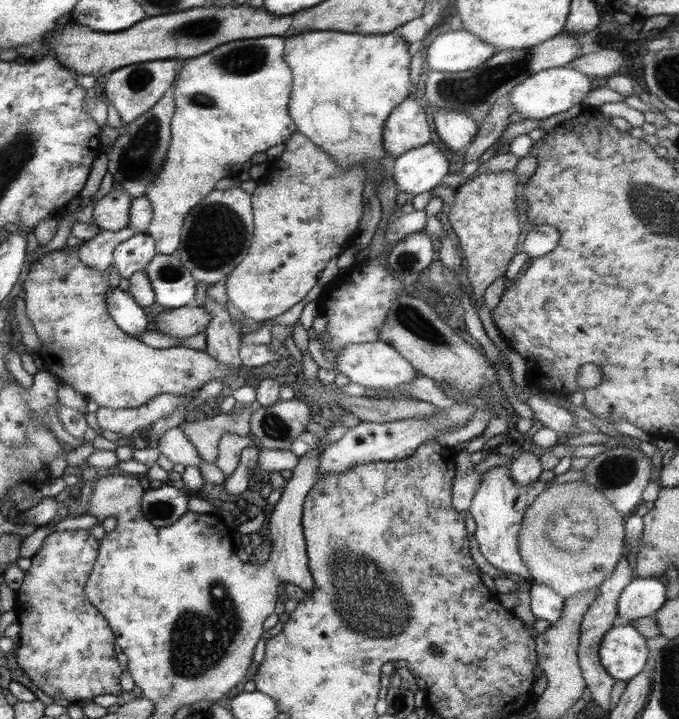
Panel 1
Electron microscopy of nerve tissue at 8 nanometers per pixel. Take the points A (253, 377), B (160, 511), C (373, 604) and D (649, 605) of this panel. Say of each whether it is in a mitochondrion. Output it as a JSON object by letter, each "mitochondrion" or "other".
{"A":"other","B":"mitochondrion","C":"mitochondrion","D":"other"}

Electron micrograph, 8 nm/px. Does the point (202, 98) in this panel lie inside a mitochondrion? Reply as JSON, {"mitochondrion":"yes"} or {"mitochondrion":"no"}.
{"mitochondrion":"yes"}

